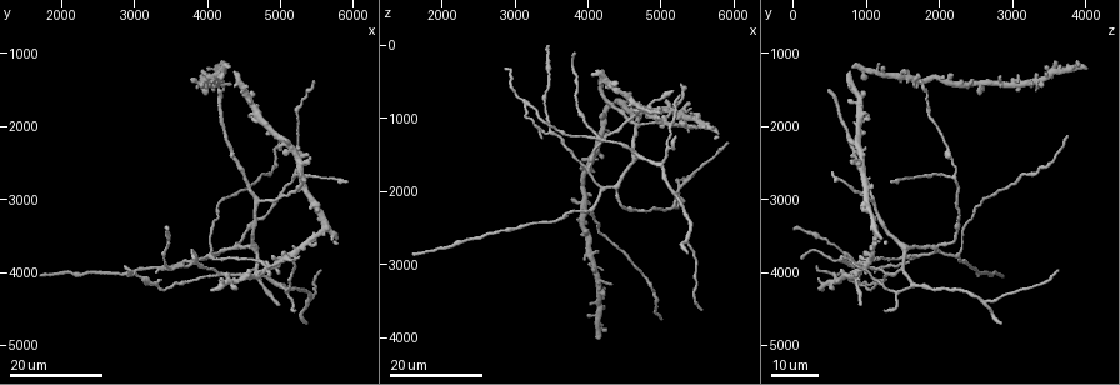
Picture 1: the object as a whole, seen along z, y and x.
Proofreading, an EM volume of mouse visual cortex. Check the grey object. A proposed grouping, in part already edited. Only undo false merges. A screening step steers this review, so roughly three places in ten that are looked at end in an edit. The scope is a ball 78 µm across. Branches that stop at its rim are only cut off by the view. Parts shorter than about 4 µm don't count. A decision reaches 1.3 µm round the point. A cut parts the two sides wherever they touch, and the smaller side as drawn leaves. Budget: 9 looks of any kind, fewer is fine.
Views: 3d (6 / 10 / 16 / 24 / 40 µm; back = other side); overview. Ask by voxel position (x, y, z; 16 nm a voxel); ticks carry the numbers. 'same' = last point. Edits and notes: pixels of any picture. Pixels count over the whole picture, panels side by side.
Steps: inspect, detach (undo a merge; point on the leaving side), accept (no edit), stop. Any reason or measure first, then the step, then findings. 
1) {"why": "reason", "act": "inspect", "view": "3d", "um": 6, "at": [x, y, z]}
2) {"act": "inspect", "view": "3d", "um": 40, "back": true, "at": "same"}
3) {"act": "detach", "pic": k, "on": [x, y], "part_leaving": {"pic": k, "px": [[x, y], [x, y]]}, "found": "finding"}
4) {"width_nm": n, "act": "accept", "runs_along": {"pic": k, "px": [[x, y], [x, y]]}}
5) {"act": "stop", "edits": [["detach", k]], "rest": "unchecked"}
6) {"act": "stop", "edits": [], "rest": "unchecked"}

{"act": "inspect", "view": "3d", "um": 24, "at": [4650, 3750, 1500]}

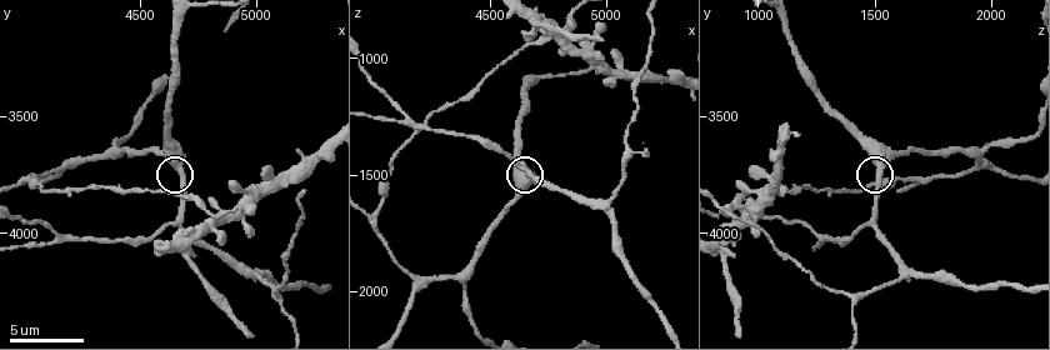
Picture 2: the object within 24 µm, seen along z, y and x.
{"why": "zoom in", "act": "inspect", "view": "3d", "um": 10, "at": [4660, 3700, 1510]}

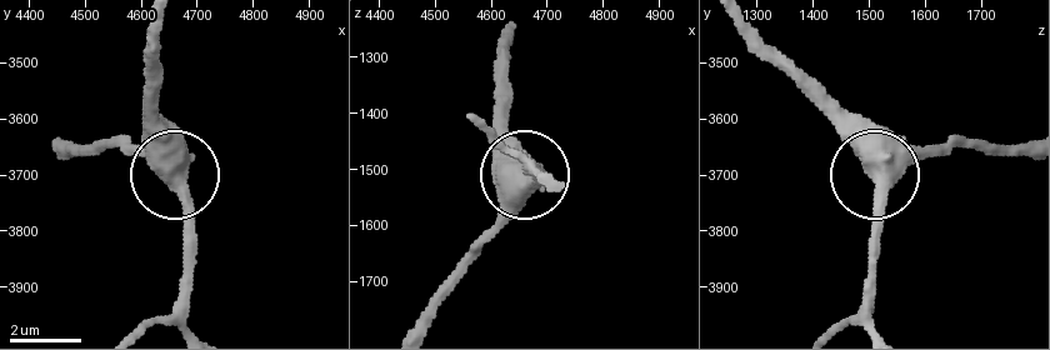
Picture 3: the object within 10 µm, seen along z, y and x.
{"side_arm_um": 44, "act": "accept", "runs_along": {"pic": 3, "px": [[56, 148], [128, 148], [169, 171], [154, 88]]}, "found": "all the same neuron"}

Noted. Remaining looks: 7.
{"why": "two arms in line, one across", "act": "inspect", "view": "3d", "um": 6, "at": [4390, 3650, 1960]}

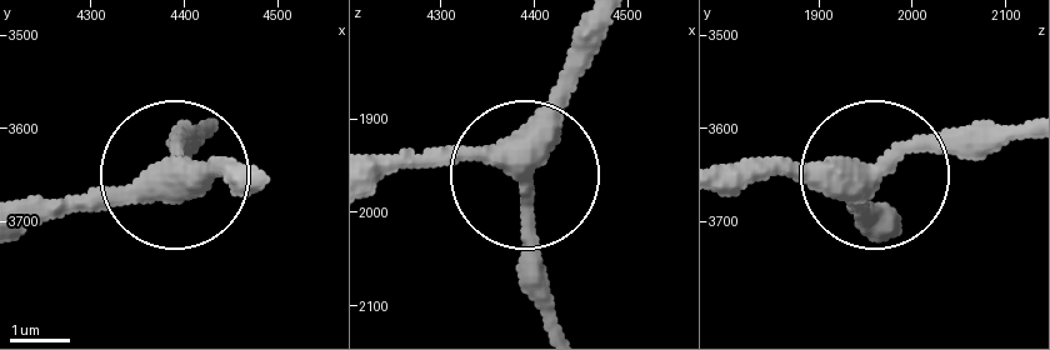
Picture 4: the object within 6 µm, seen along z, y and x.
{"side_arm_um": 50, "arms": 3, "act": "accept", "found": "all the same neuron"}

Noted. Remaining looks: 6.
{"why": "three-way junction", "act": "inspect", "view": "3d", "um": 10, "at": [5020, 4180, 1640]}

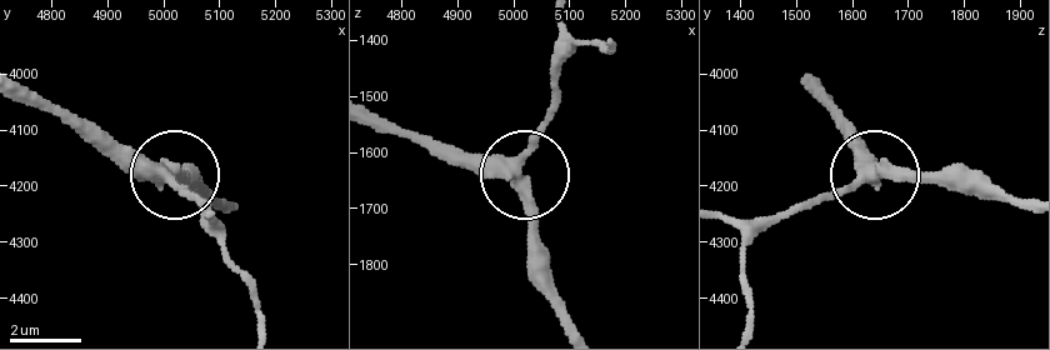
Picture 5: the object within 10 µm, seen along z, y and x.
{"side_arm_um": 20, "act": "accept", "runs_along": {"pic": 5, "px": [[811, 79], [845, 118], [869, 171], [806, 208]]}, "found": "one neuron here"}

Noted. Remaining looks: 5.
{"why": "branch point", "act": "inspect", "view": "3d", "um": 16, "at": [4000, 3750, 2250]}

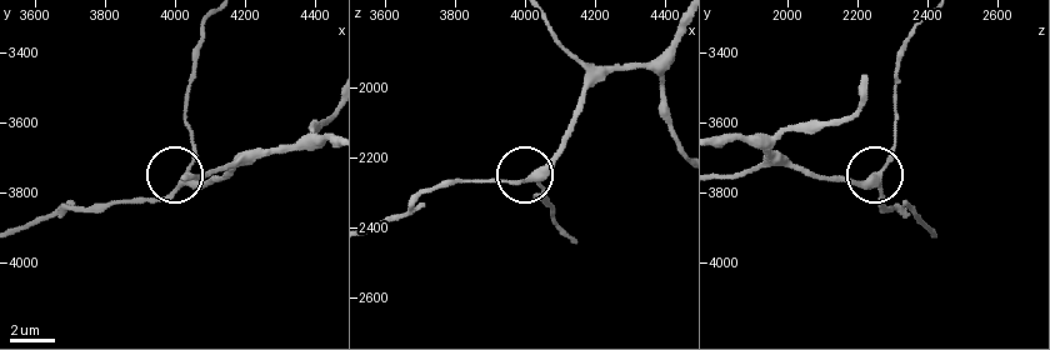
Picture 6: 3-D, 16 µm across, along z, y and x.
{"act": "inspect", "view": "3d", "um": 6, "at": [4030, 3770, 2260]}

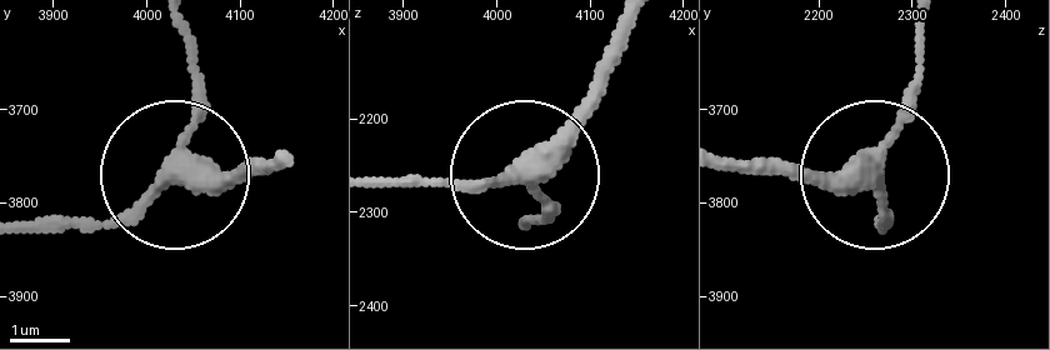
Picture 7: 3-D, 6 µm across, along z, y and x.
{"arms": 3, "act": "accept", "runs_along": {"pic": 7, "px": [[276, 159], [176, 169], [101, 224], [46, 229]]}, "found": "continuous, no second neuron"}

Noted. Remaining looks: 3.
{"act": "stop", "edits": [], "rest": "unchecked"}

